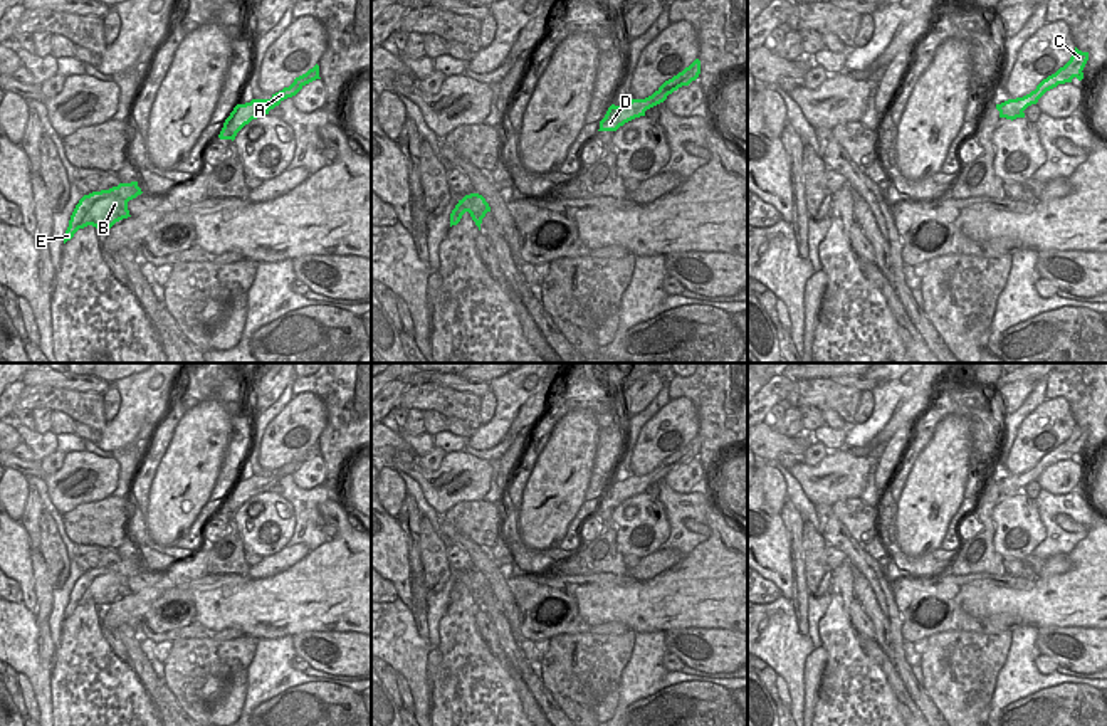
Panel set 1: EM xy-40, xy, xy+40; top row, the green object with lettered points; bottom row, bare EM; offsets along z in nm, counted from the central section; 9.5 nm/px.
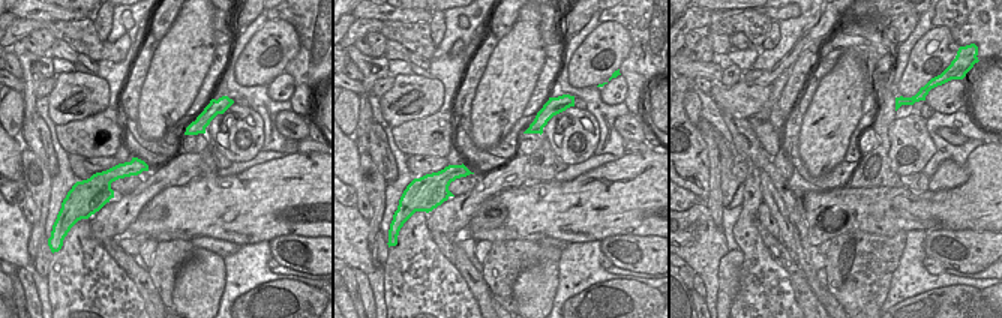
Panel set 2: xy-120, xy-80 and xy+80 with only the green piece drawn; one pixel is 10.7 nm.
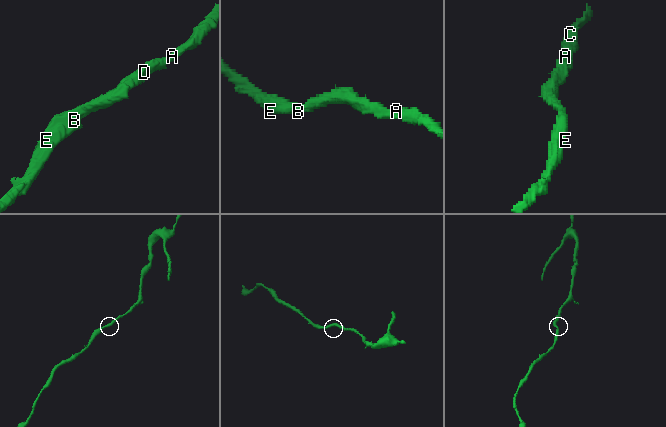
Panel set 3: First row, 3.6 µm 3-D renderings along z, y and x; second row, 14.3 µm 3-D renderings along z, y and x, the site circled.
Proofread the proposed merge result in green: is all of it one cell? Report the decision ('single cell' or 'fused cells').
single cell

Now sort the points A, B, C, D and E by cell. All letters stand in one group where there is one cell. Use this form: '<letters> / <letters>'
A B C D E

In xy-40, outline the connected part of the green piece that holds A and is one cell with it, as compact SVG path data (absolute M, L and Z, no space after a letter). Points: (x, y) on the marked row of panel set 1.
M317 64L306 74L296 77L289 87L272 94L270 99L252 99L250 103L237 104L230 116L225 119L218 138L233 141L237 133L245 124L249 124L252 119L269 114L269 111L279 106L284 99L296 96L306 84L316 79L321 79Z

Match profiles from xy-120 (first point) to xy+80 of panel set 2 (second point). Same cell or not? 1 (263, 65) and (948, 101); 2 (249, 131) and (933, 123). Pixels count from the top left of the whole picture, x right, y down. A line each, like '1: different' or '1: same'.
1: different
2: different

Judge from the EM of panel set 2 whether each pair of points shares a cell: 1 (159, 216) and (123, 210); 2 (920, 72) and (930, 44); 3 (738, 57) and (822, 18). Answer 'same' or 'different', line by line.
1: different
2: same
3: different

